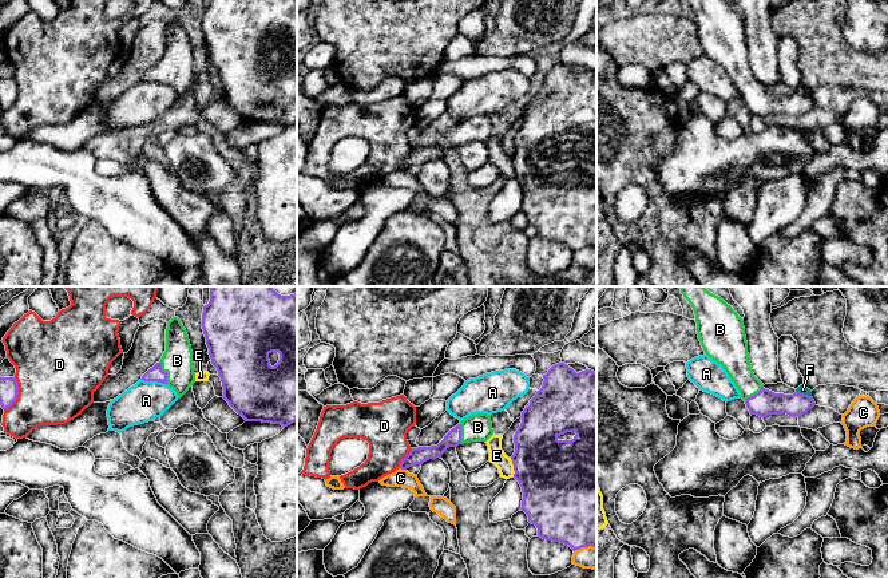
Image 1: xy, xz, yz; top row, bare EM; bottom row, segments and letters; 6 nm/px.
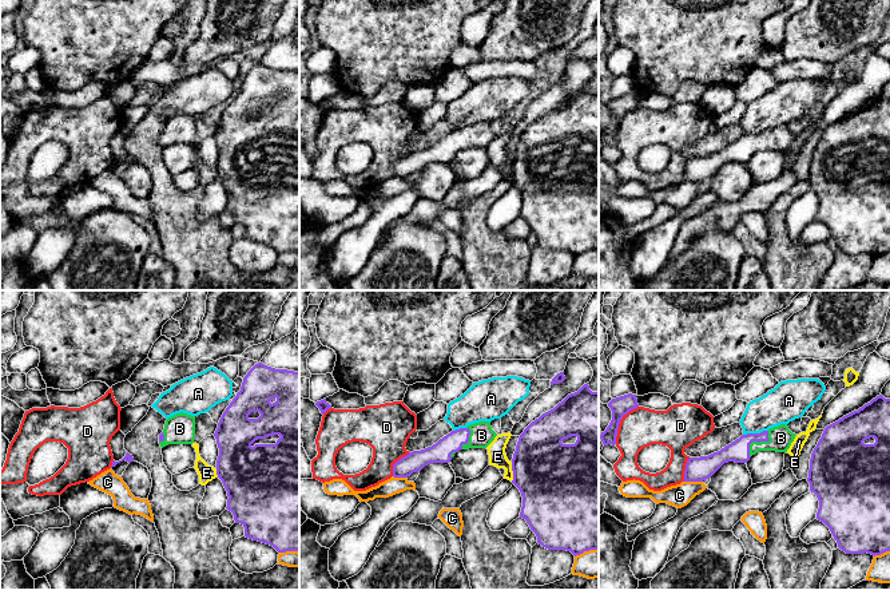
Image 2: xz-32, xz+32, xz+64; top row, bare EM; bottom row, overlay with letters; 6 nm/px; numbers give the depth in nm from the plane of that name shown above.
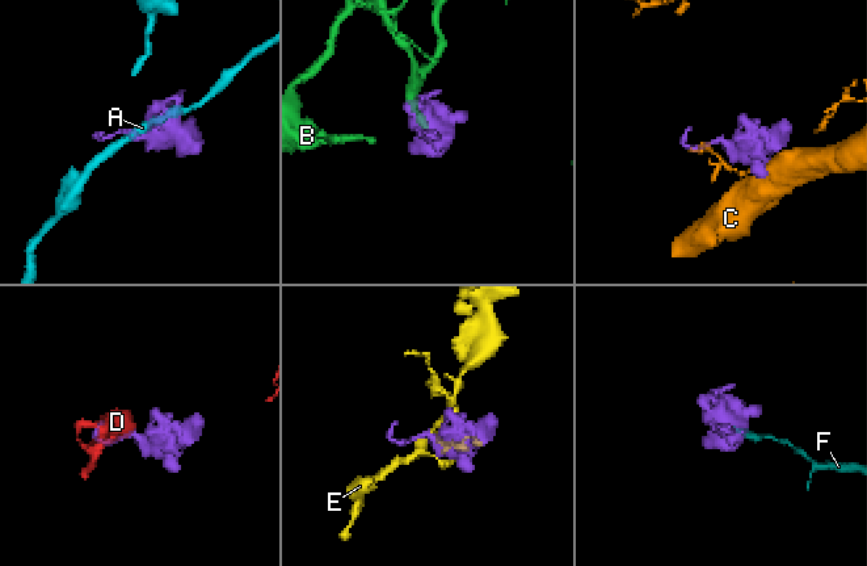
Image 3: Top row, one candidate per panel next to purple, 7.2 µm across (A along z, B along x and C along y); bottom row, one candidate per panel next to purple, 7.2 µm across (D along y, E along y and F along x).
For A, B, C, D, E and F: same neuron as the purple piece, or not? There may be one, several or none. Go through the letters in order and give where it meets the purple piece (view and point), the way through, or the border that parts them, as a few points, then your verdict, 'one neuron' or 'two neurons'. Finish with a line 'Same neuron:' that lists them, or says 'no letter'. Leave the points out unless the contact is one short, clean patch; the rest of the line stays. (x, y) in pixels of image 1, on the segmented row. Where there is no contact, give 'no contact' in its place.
A: meets purple in xy at (154, 380); two neurons
B: meets purple in xy at (165, 372); runs through xy (155, 373), (165, 372), (177, 360); one neuron
C: meets purple in xz at (403, 468); two neurons
D: meets purple in xz at (404, 458); two neurons
E: meets purple in xz at (514, 467); two neurons
F: meets purple in yz at (803, 394); two neurons
Same neuron: B

